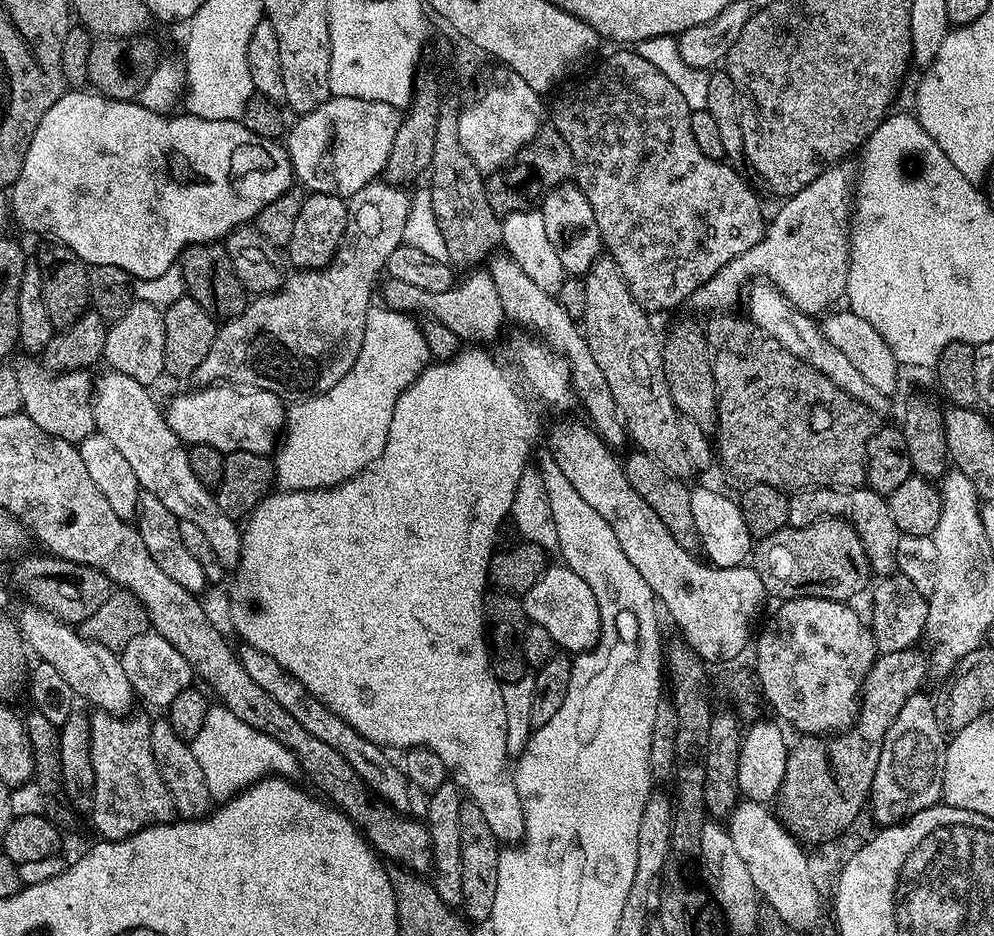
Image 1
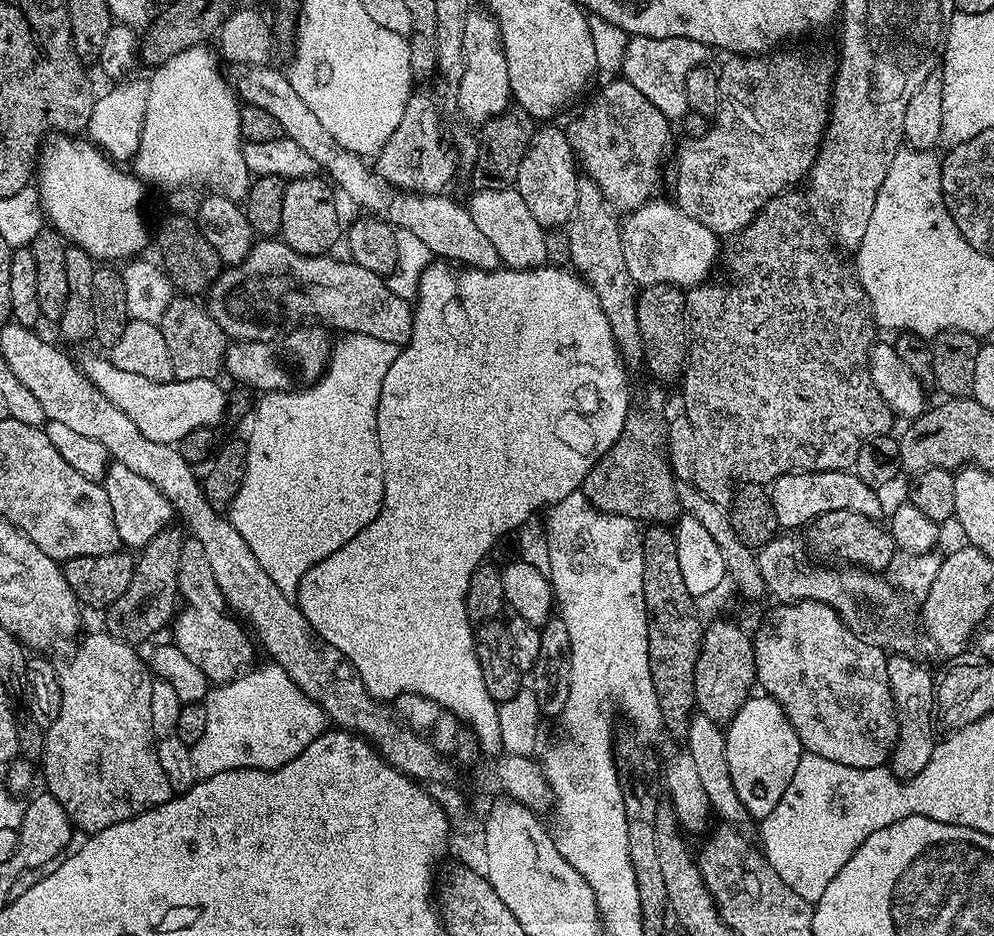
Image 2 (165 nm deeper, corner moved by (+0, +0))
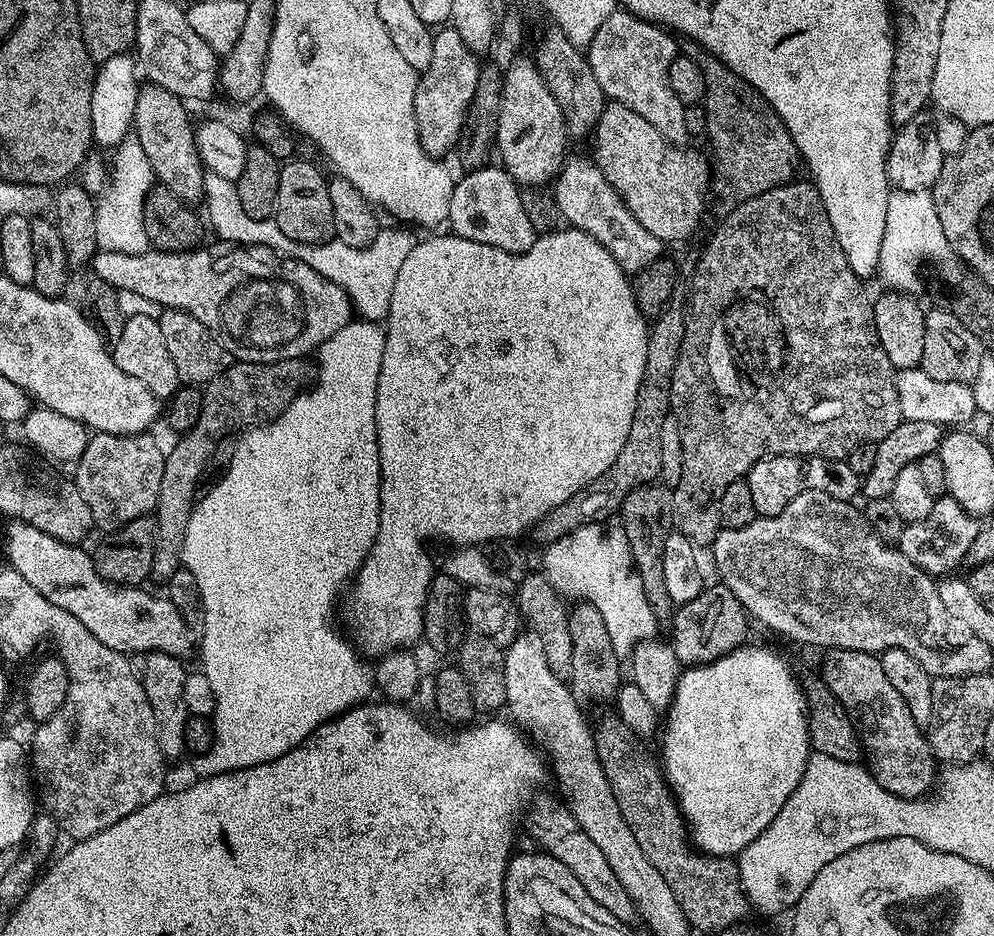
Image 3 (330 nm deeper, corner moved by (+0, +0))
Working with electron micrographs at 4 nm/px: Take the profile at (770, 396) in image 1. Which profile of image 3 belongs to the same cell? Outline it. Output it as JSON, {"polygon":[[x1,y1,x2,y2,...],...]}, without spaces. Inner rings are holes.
{"polygon":[[811,182,800,183,783,184,774,190,766,190,754,198,743,200,741,204,737,204,735,208,727,213,728,217,717,226,716,233,709,238,708,245,705,246,704,253,701,254,700,261,697,262,696,269,692,272,692,297,689,295,686,300,686,319,684,322,686,334,682,338,678,362,672,371,670,412,678,422,680,437,682,438,682,478,678,482,678,486,672,489,672,527,686,538,690,538,690,542,697,546,703,546,703,544,704,546,710,546,714,542,718,531,718,517,714,505,722,489,730,486,730,482,745,479,749,470,759,460,764,460,767,456,802,456,805,458,824,456,827,460,842,460,847,457,848,453,853,452,859,444,872,444,873,442,879,442,882,438,886,438,886,434,890,434,890,430,897,428,902,419,900,407,898,406,898,390,896,389,893,363,887,358,885,351,879,344,878,334,875,332,873,301,864,293,865,281,861,277,856,276,854,270,850,270,850,262,846,258,846,254,842,254,842,246,838,246,838,238,834,234,834,226,830,226,830,218,826,214,826,206,818,194,816,185]]}

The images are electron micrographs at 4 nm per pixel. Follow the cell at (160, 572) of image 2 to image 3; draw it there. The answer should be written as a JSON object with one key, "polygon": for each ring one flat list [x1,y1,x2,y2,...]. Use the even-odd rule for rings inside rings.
{"polygon":[[307,359,279,360,269,364,254,362,229,363,228,369,209,384,203,385,202,414,189,432,183,433,171,449,167,449,162,470,162,486,158,486,158,502,154,509,156,522,156,545,152,562,152,576,167,582,181,567,180,547,190,514,196,507,200,475,211,465,212,455,229,434,240,434,245,430,276,417,288,409,290,402,300,395,309,383]]}

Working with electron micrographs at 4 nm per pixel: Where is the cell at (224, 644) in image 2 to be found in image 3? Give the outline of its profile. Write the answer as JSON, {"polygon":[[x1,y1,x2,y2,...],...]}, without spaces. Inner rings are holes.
{"polygon":[[12,520,9,528,4,532,4,552,8,555,7,563,38,590,54,606,62,606,69,614,74,614,98,642,110,646,110,650,118,650,125,654,140,652,165,652,171,656,187,657,187,652,194,648,194,636,190,633,190,626,182,618,182,614,172,605,171,600,163,595,151,596,140,586,121,586,112,583,111,580,104,579,104,575,96,568,96,561,91,555,83,552,80,544,67,544,58,538,50,538,50,534,42,534,33,524,24,524,21,520]]}

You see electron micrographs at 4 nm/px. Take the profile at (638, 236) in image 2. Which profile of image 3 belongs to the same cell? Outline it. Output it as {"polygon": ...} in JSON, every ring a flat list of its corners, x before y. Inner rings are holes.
{"polygon":[[569,155,554,177,555,184,554,197,561,217,571,227,590,234,590,238,598,241,612,255,614,262,618,262,623,272,641,272,661,259,661,240,654,238,654,234,650,234,650,230,642,227,638,218,630,214,622,198,612,189,610,182,606,182,602,170,591,159,583,160,580,156]]}

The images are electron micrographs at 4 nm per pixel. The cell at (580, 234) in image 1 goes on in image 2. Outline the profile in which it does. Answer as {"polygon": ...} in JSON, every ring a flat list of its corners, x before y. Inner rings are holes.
{"polygon":[[540,126,532,133,528,147,514,173,514,187,522,194,530,214,545,230,556,230,567,225,576,205,578,165,572,154,565,129]]}

